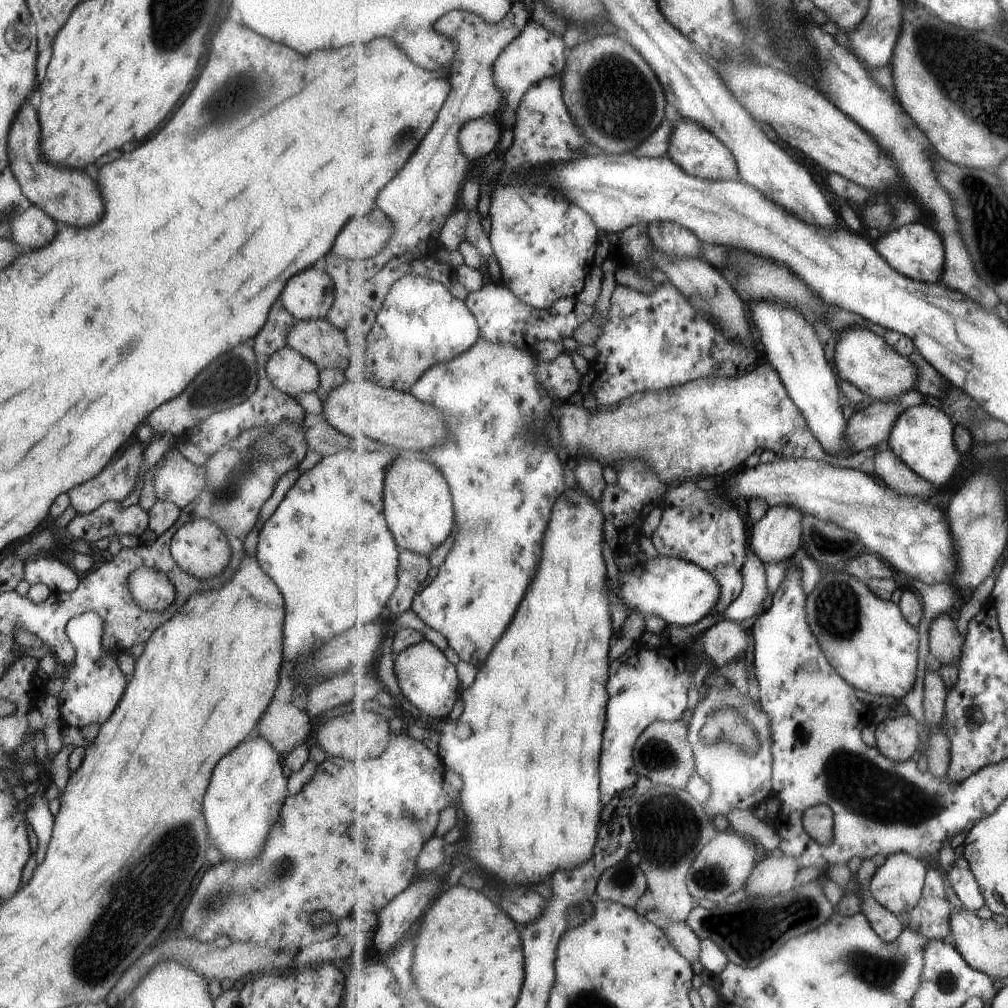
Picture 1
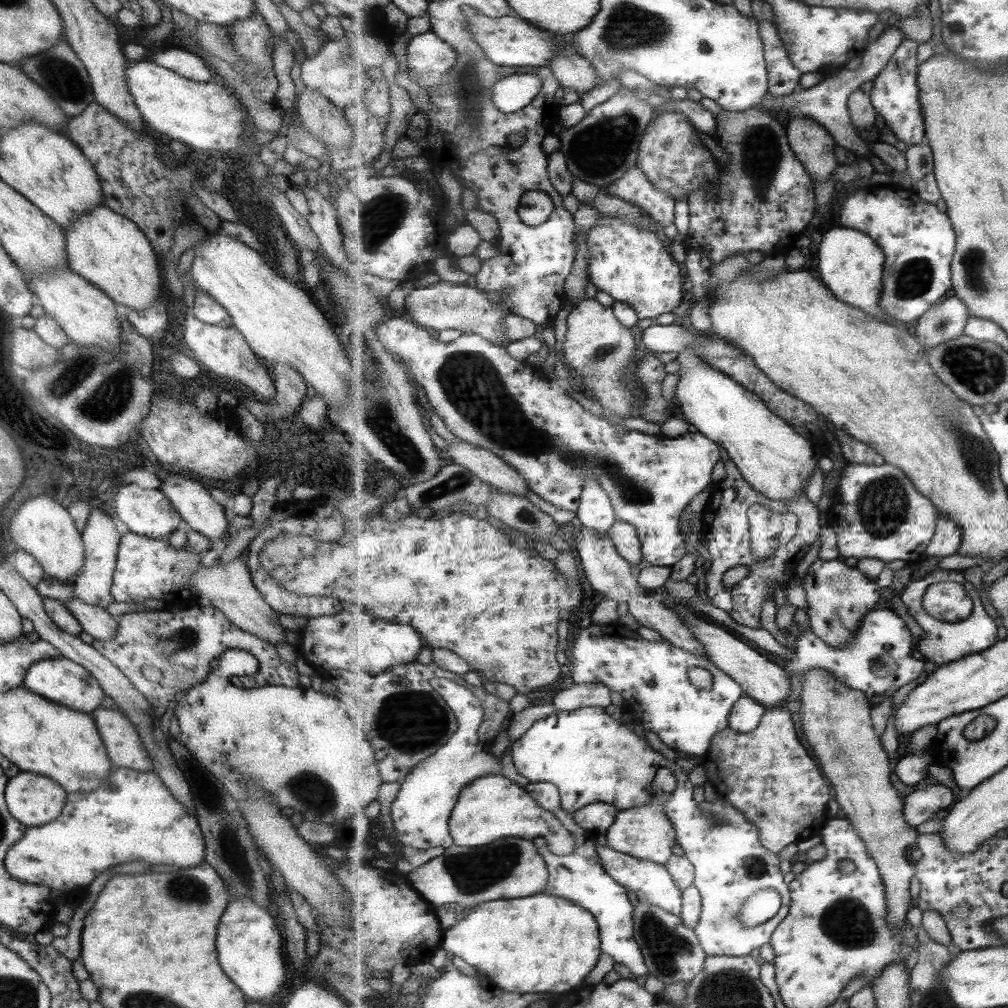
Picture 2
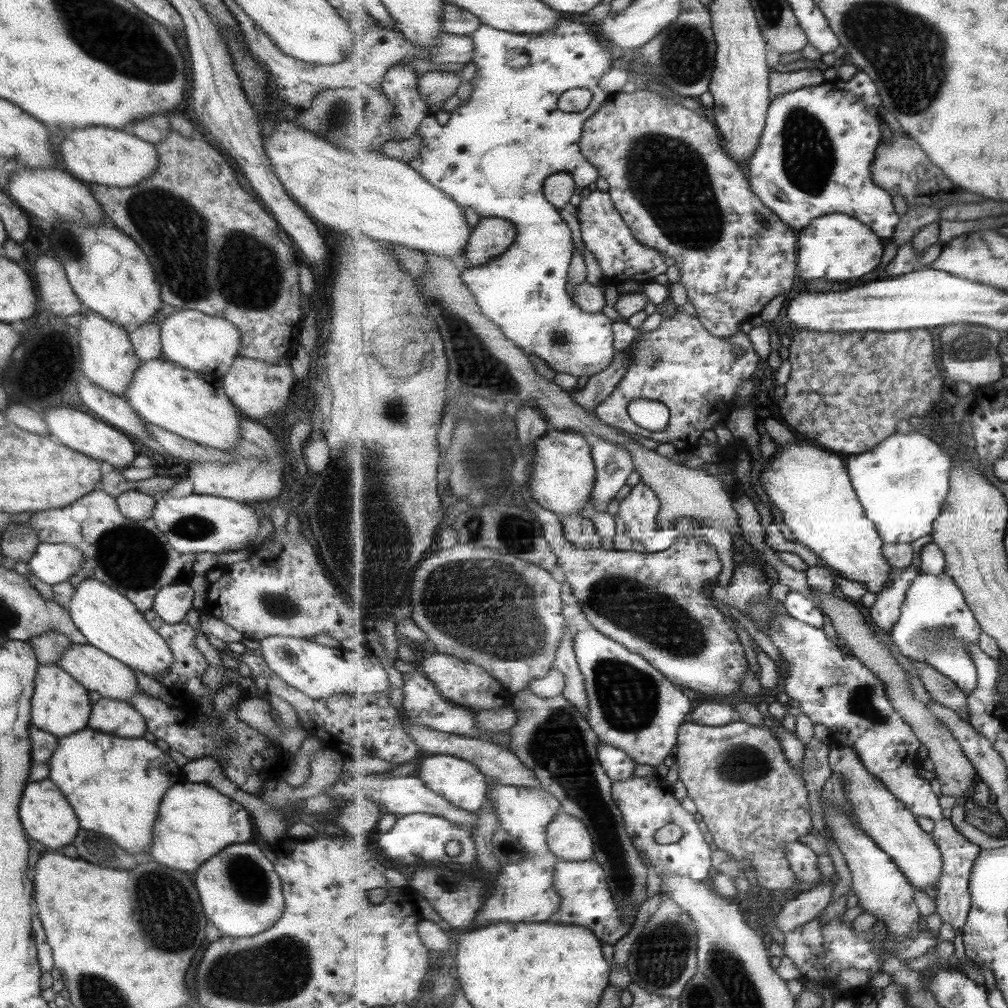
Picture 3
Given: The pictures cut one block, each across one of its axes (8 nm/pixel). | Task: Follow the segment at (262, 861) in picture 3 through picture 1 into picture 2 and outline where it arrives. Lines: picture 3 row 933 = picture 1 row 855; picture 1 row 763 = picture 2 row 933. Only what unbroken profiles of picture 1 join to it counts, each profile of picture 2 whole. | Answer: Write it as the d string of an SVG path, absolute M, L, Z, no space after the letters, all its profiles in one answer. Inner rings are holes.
M231 898L217 926L217 958L225 976L244 994L247 1001L266 1002L281 991L287 962L281 926L265 908L249 898Z

